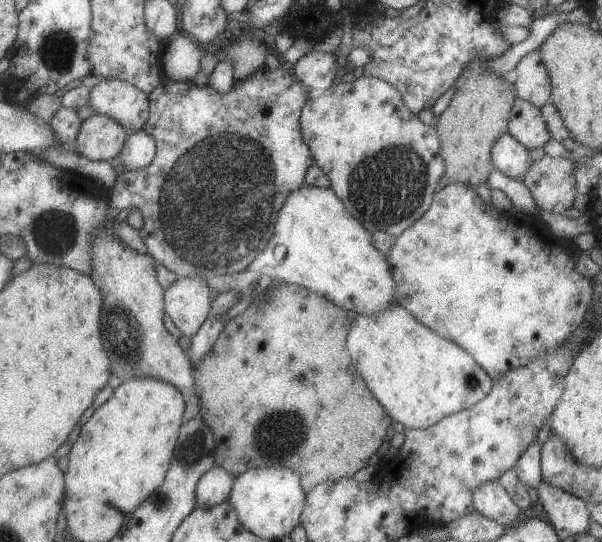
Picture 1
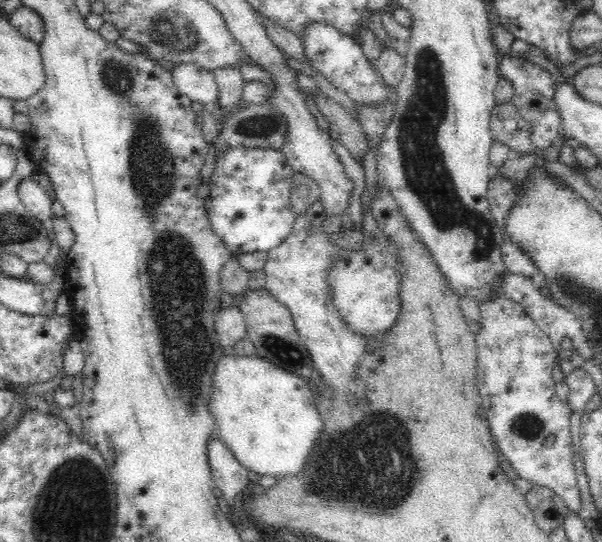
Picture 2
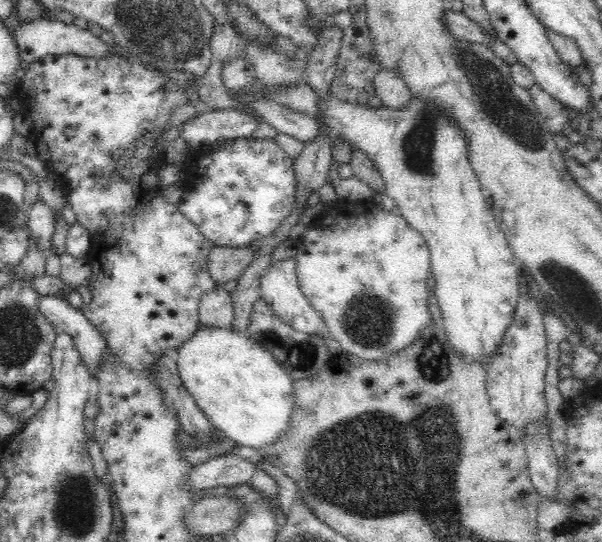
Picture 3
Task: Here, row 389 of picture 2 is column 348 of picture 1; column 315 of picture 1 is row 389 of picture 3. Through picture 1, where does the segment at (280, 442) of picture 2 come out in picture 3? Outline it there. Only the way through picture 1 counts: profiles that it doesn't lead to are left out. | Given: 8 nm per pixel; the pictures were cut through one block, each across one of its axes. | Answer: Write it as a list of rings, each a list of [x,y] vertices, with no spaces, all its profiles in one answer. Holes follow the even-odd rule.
[[[198,326],[194,336],[176,352],[178,372],[185,387],[226,440],[260,451],[288,432],[294,408],[295,380],[270,352],[247,334],[232,328]]]

